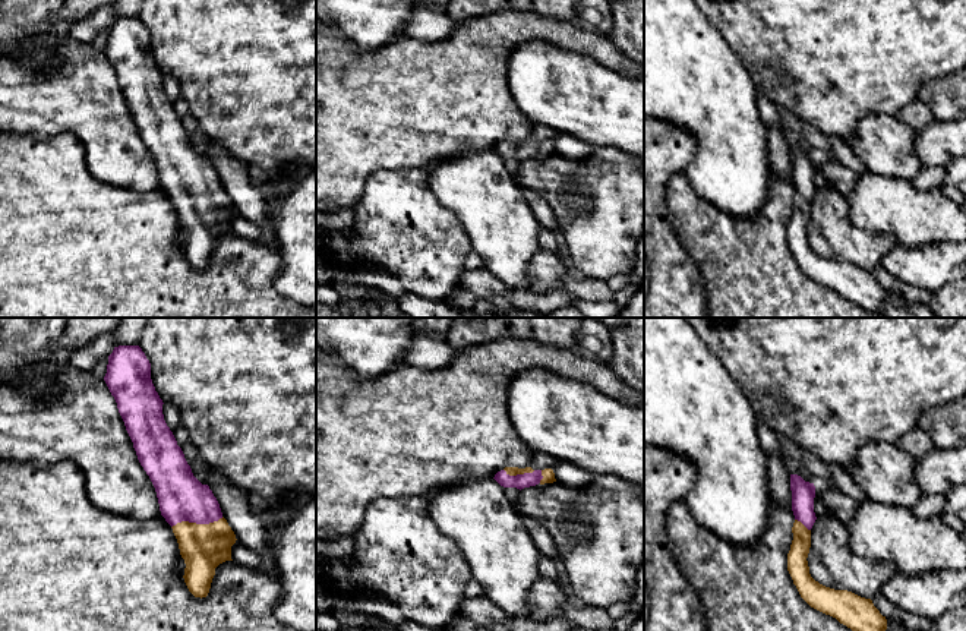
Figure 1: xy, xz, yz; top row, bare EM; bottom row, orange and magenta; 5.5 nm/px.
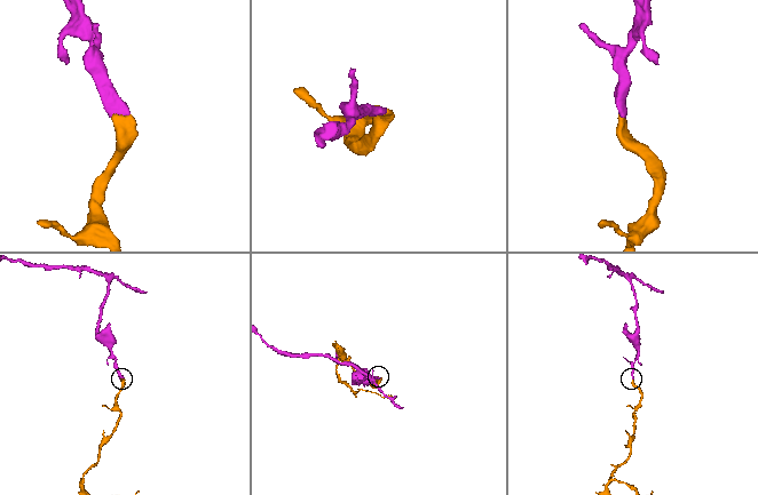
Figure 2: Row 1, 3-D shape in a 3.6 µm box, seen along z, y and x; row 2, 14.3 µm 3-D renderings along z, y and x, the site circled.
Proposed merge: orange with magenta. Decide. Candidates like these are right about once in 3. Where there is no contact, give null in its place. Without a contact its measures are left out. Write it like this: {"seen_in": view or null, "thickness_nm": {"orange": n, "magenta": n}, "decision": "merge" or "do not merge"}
{"seen_in": "xy", "thickness_nm": {"orange": 260, "magenta": 260}, "decision": "merge"}

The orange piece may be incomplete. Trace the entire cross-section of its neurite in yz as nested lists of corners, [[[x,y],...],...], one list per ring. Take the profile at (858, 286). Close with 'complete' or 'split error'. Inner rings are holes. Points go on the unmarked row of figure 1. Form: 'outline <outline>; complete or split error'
outline [[[790,146],[793,212],[787,225],[787,243],[801,269],[814,281],[836,290],[864,310],[886,315],[887,291],[871,271],[847,262],[834,262],[815,253],[809,246],[808,225],[814,184],[815,158],[798,146]]]; split error

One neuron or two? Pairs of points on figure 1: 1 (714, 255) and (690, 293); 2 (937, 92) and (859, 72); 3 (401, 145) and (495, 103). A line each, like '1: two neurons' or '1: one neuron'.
1: two neurons
2: two neurons
3: one neuron

